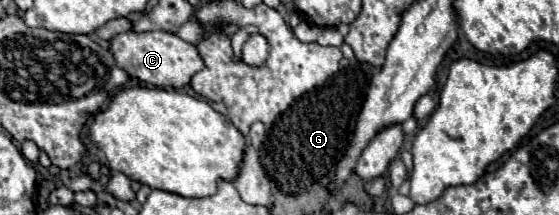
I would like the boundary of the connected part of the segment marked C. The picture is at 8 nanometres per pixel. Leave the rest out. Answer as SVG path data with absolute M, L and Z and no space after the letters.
M150 31L150 33L120 33L110 39L110 51L116 59L116 63L128 71L132 77L160 87L160 89L180 89L190 83L190 79L202 71L204 63L202 57L198 55L196 45L182 41L178 35L166 33L166 31Z

